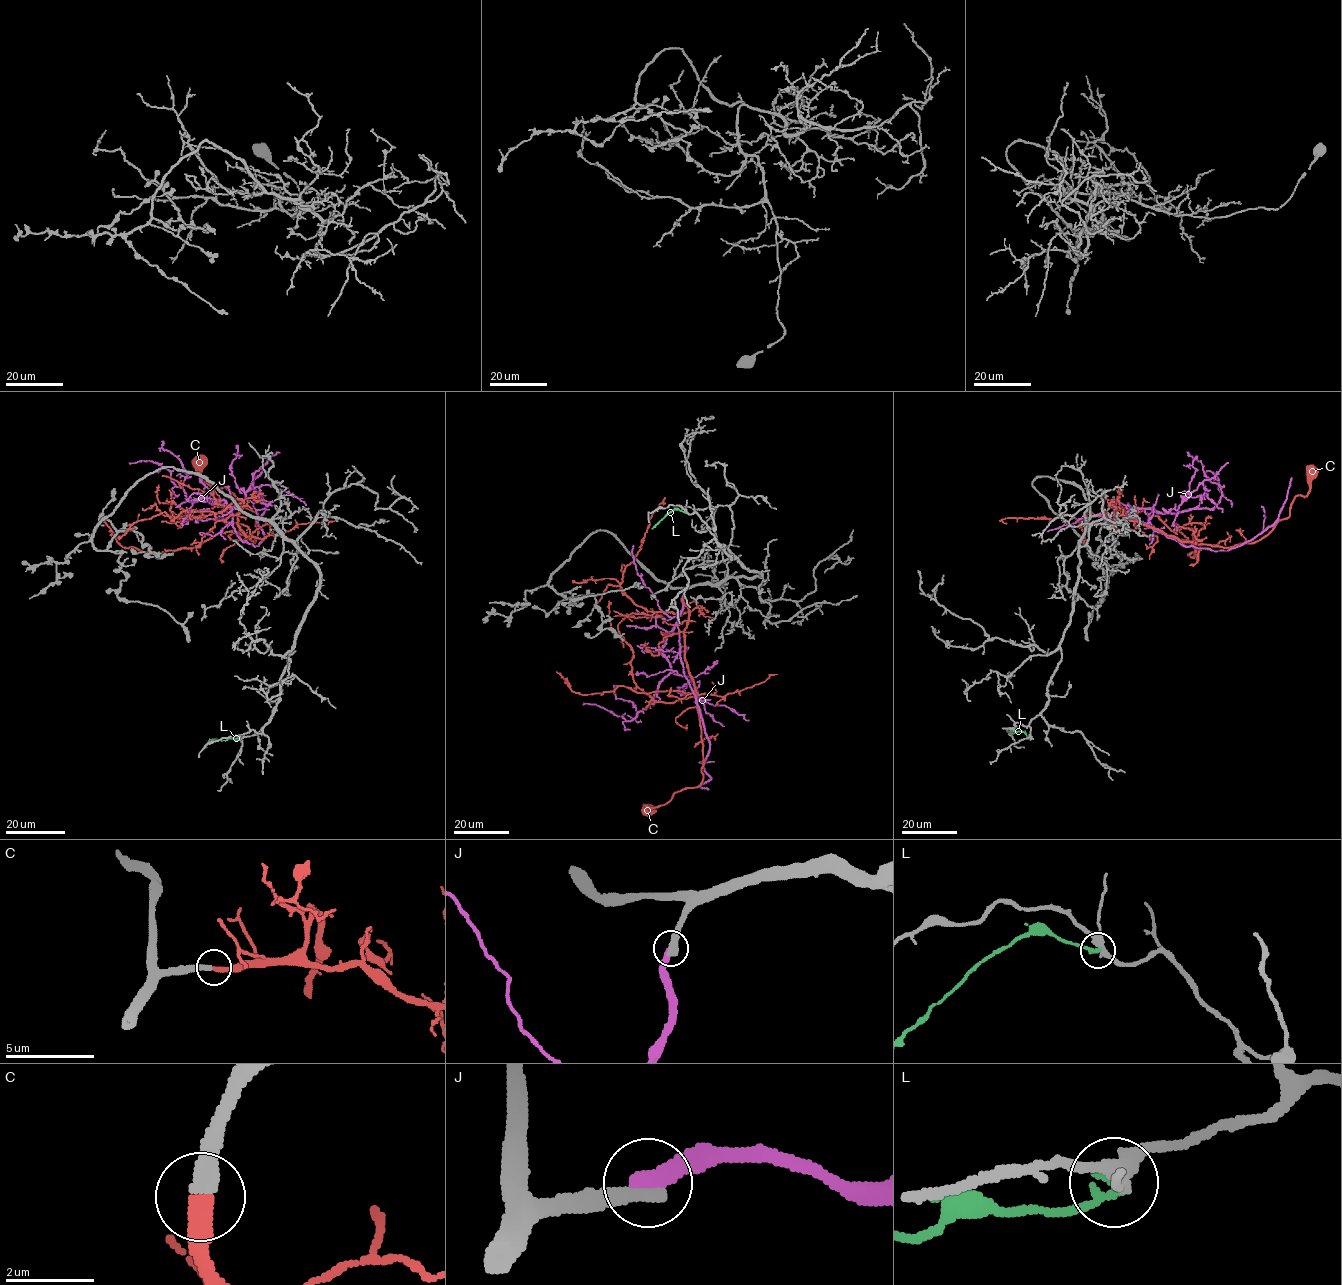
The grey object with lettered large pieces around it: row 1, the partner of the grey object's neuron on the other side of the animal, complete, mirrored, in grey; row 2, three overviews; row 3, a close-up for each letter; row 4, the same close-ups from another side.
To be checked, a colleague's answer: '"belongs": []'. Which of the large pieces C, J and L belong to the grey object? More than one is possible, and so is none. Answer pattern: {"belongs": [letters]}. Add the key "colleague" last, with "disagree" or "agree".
{"belongs": ["C"], "colleague": "disagree"}

